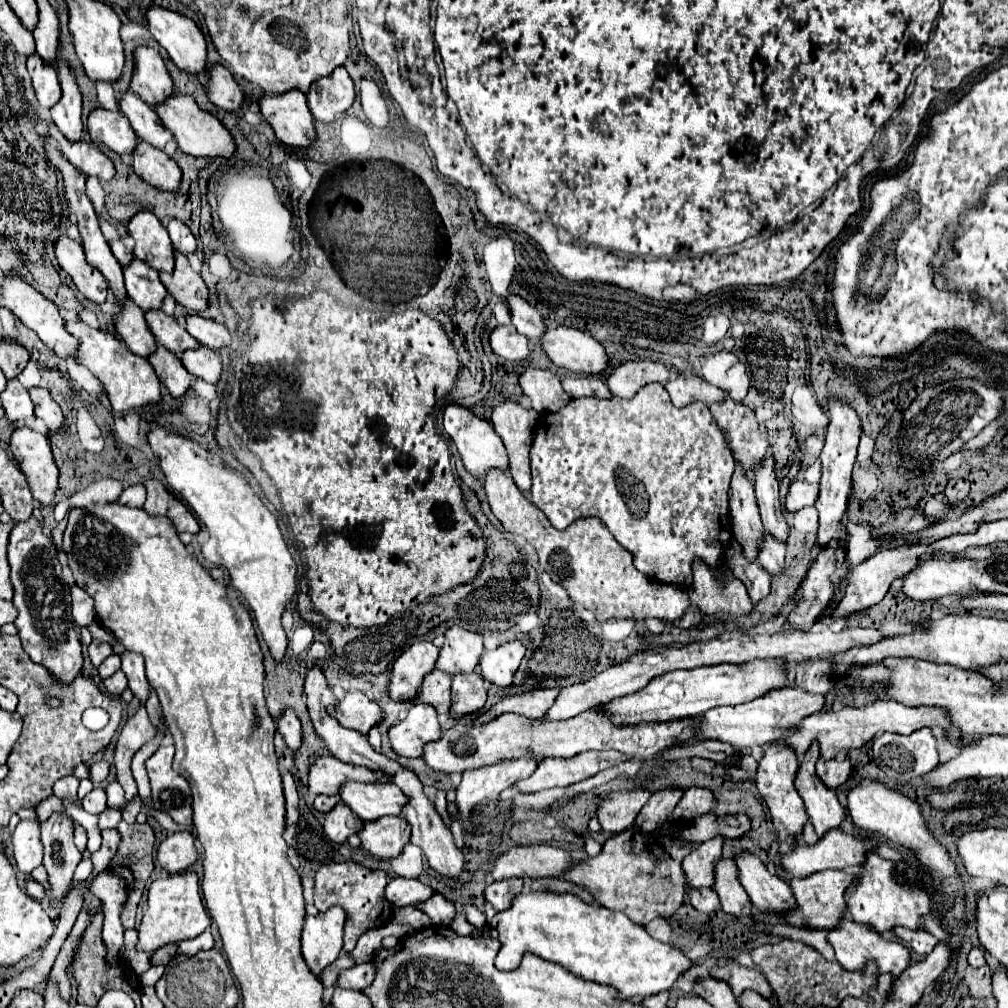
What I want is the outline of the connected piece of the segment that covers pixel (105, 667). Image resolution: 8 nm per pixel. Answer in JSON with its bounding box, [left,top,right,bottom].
[97,654,121,678]

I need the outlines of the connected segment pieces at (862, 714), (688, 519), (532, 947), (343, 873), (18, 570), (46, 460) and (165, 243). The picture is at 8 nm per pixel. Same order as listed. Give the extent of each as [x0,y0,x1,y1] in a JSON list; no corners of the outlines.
[[785,700,953,760],[531,384,735,590],[487,892,691,998],[313,862,393,952],[9,518,83,684],[9,426,59,506],[129,212,175,272]]

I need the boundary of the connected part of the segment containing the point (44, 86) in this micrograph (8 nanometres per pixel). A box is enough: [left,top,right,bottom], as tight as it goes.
[27,52,61,108]

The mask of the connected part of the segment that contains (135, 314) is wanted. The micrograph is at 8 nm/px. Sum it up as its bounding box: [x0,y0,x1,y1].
[115,300,157,358]

